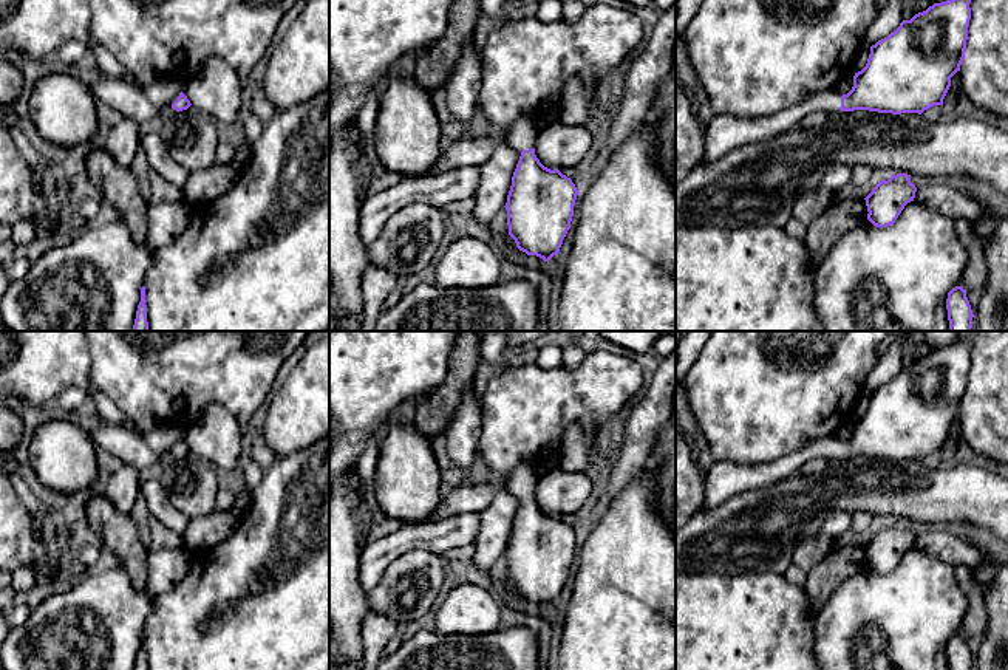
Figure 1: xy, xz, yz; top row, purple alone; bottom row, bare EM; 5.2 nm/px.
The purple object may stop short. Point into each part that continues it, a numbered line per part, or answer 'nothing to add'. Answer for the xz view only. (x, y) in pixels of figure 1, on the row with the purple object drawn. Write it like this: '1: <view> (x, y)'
1: xz (523, 136)

